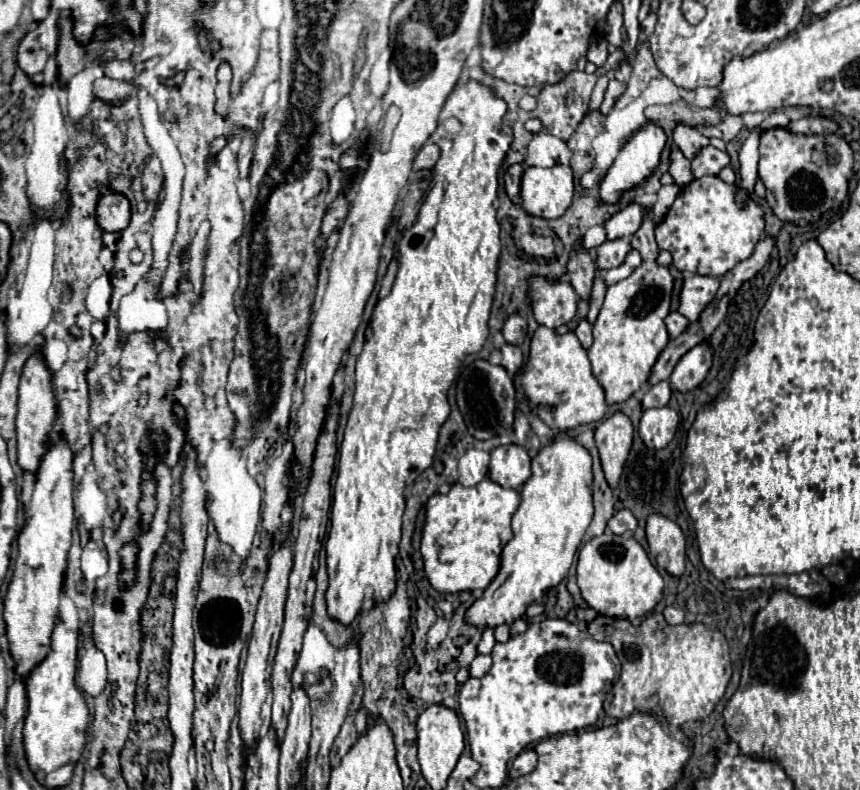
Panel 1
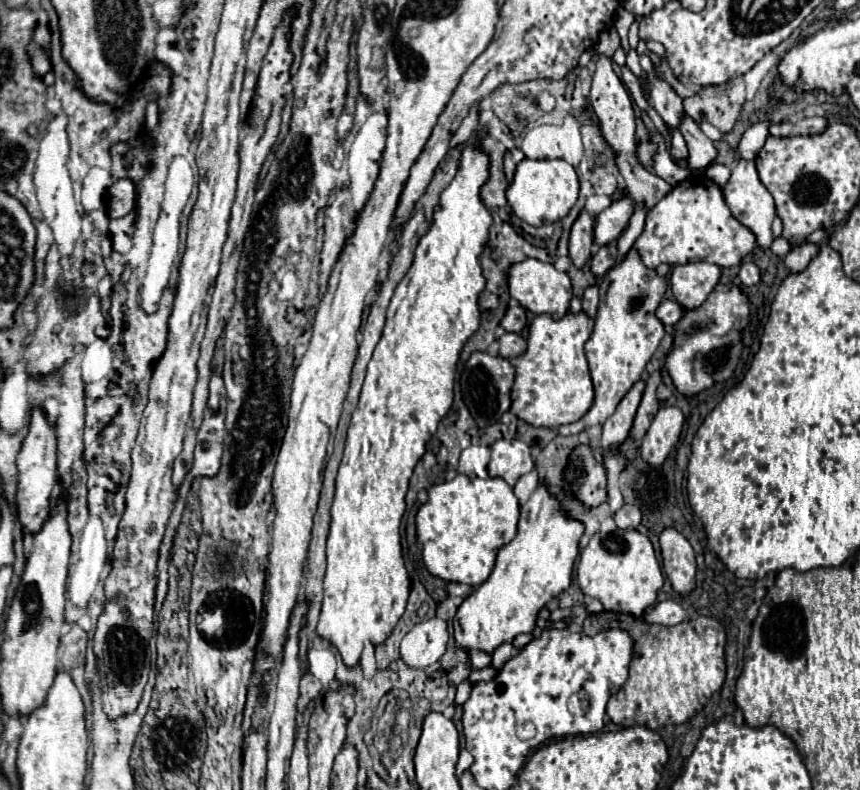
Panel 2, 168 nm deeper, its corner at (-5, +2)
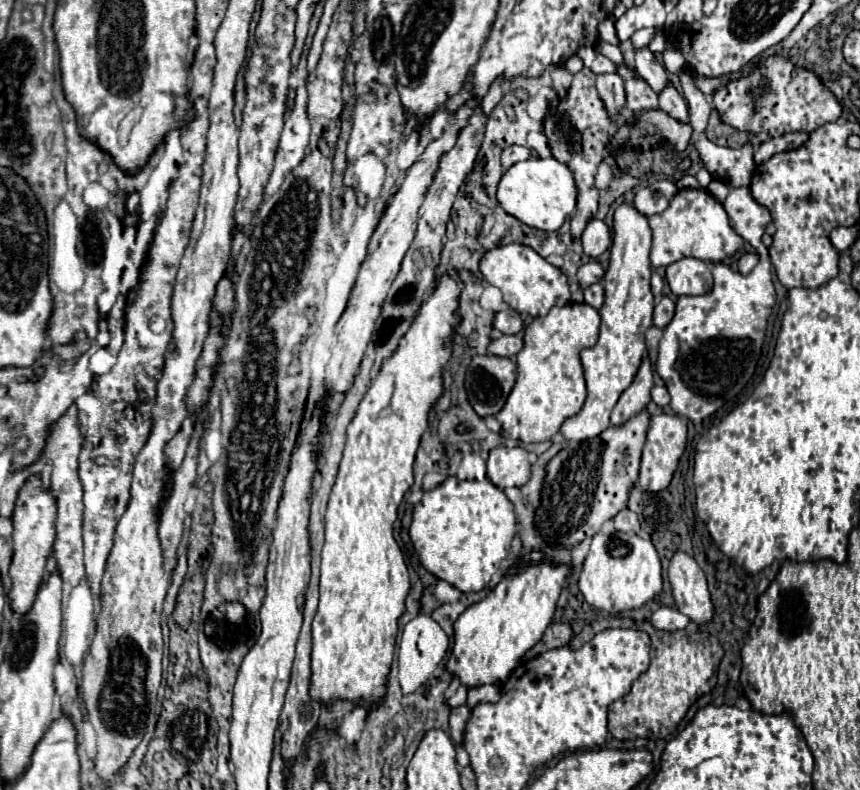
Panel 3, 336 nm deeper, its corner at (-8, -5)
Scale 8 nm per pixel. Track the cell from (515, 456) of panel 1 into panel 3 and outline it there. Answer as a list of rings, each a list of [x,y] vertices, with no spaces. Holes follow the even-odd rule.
[[[498,446],[490,450],[488,456],[488,478],[498,488],[506,490],[512,486],[524,486],[530,478],[530,462],[528,462],[528,450],[522,446],[506,448]]]

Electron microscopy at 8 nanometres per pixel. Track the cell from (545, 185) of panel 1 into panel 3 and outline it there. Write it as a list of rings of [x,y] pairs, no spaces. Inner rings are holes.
[[[538,158],[538,160],[524,160],[514,164],[510,170],[504,172],[498,184],[498,202],[500,208],[506,210],[510,216],[518,218],[522,224],[544,230],[556,232],[568,216],[576,210],[576,182],[570,168],[556,158]]]

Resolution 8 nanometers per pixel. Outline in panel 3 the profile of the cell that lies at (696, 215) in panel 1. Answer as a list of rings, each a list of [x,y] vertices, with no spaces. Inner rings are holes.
[[[684,188],[672,198],[662,214],[650,216],[652,250],[650,262],[654,268],[666,268],[682,258],[696,258],[704,262],[724,262],[738,252],[744,252],[744,240],[730,224],[722,204],[704,188]]]

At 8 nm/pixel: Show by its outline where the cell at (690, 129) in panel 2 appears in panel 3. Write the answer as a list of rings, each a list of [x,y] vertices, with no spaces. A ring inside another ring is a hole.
[[[672,84],[668,86],[668,90],[662,90],[662,92],[660,92],[658,100],[660,100],[660,108],[662,108],[666,114],[670,114],[674,120],[678,120],[678,122],[682,122],[682,124],[688,124],[688,122],[690,122],[688,104],[686,104],[686,100],[678,94],[678,90],[676,90]]]

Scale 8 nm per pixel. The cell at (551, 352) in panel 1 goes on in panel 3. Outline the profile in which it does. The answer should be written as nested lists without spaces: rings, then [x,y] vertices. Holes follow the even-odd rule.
[[[570,302],[568,306],[562,306],[562,308],[552,308],[546,316],[534,318],[532,324],[526,326],[526,330],[524,330],[524,350],[520,350],[518,360],[516,360],[518,378],[516,378],[516,384],[514,384],[510,396],[508,396],[512,400],[508,400],[504,410],[500,410],[500,414],[496,414],[498,422],[504,428],[504,434],[508,438],[520,440],[524,444],[550,440],[560,430],[564,420],[576,416],[582,410],[582,406],[586,402],[586,380],[584,380],[580,350],[596,344],[598,330],[600,330],[598,310],[594,310],[588,304],[576,304],[576,302]]]

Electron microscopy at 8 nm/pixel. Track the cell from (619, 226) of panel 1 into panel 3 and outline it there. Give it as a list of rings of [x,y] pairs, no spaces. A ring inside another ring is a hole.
[[[590,220],[584,234],[582,234],[582,248],[584,254],[590,258],[598,258],[604,254],[612,244],[612,230],[604,220]]]

